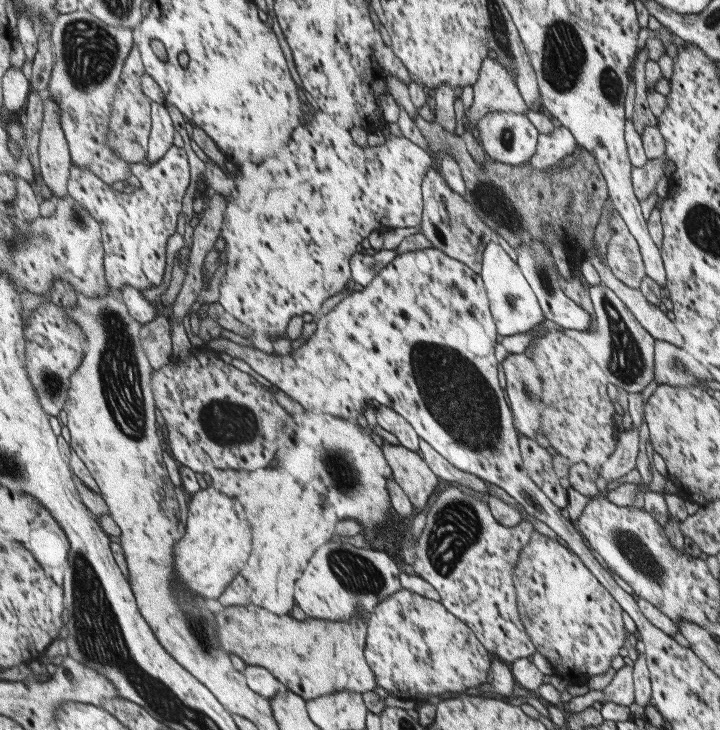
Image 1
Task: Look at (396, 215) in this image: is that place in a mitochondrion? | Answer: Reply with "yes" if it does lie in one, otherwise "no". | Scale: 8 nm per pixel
no

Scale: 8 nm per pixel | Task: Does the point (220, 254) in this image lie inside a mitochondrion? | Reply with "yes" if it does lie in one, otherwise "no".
no

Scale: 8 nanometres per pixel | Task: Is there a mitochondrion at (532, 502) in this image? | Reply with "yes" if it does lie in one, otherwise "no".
no

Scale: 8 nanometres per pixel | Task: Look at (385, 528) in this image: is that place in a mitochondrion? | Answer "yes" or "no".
no

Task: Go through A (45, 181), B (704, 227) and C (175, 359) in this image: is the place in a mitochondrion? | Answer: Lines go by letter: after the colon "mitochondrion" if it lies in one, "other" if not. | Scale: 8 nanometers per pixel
A: other
B: mitochondrion
C: other

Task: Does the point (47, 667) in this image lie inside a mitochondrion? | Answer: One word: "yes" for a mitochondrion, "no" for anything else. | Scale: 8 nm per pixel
no

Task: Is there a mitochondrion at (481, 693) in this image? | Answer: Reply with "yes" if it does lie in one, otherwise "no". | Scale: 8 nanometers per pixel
no

